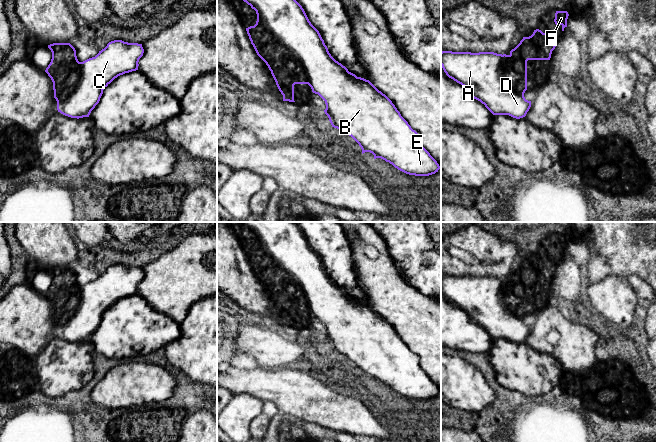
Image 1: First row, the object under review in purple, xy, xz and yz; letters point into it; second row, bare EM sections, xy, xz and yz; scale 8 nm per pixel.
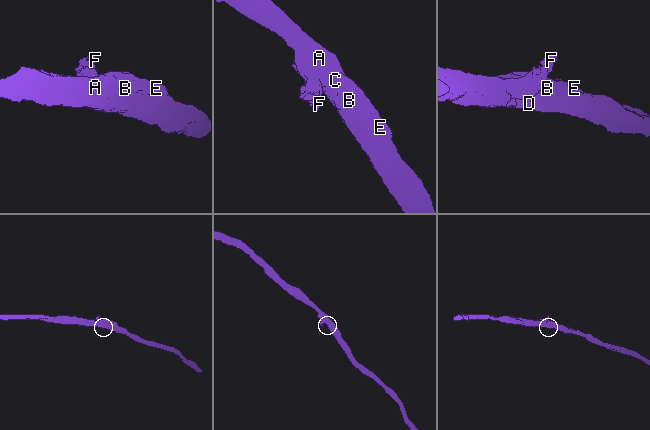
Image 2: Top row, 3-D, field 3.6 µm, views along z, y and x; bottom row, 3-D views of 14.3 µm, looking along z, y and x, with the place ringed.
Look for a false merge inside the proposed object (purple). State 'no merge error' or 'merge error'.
merge error

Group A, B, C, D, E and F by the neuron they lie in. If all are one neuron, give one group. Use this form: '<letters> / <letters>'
A B C D E / F

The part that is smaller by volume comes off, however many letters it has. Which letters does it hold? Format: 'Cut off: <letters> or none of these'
Cut off: F

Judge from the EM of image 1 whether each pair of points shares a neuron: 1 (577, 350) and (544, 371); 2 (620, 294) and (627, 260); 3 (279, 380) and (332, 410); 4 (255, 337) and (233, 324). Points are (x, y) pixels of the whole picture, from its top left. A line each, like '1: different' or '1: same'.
1: different
2: different
3: same
4: different

